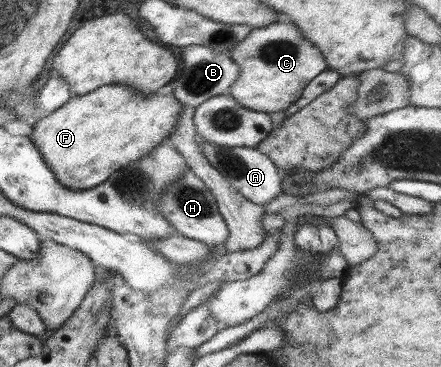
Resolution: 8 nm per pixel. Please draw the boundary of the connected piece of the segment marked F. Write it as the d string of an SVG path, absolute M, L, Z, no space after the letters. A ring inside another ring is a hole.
M123 84L102 85L80 96L71 95L65 105L38 119L27 137L62 186L89 189L164 143L183 110L172 93L142 94Z

